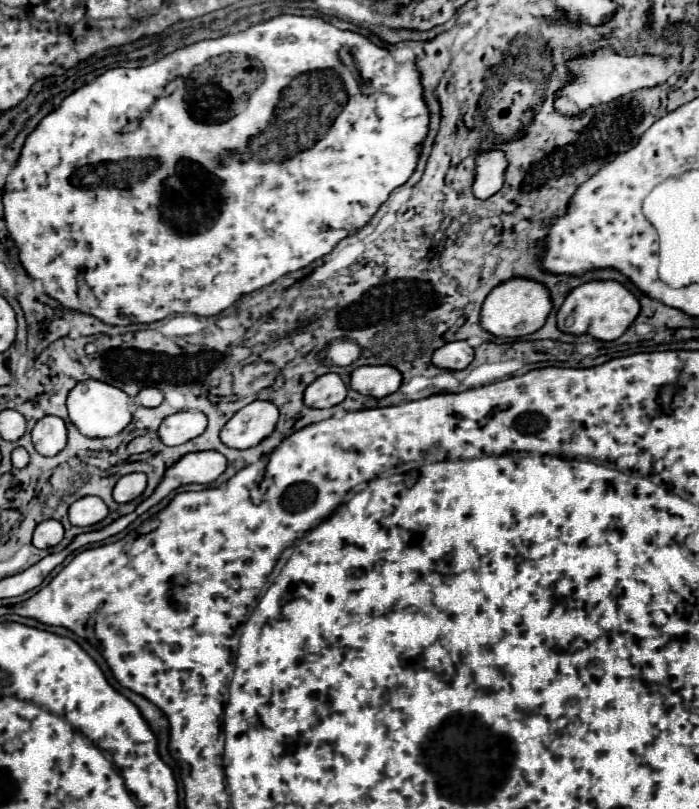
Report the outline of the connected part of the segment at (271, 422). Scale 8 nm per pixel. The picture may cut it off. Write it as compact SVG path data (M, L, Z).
M251 402L241 408L221 430L221 442L229 448L245 450L267 438L279 418L279 410L271 402Z

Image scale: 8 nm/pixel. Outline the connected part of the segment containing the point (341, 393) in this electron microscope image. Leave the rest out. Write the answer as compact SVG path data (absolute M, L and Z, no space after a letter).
M323 374L311 382L305 390L305 406L309 408L333 408L347 396L347 388L339 374Z

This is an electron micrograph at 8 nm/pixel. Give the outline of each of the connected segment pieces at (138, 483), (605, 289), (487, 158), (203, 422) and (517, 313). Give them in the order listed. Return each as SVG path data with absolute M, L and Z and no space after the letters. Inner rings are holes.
M133 472L133 474L125 474L117 480L115 488L113 488L113 500L123 504L123 502L131 502L135 500L143 490L145 490L147 478L141 472Z
M591 280L569 292L559 314L557 326L567 334L589 334L597 340L617 340L639 314L639 300L615 280Z
M485 152L483 156L477 158L477 168L475 168L475 184L473 184L473 194L477 198L489 198L493 196L499 186L503 186L503 170L507 166L507 160L503 152Z
M183 410L183 412L167 416L161 422L159 438L167 446L177 446L199 436L205 428L207 428L207 416L203 412Z
M509 278L495 286L483 302L481 326L499 338L519 338L539 330L553 308L551 292L545 284L529 278Z

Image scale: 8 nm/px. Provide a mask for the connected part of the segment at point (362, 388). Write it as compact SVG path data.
M359 366L351 374L351 388L359 394L383 398L399 390L403 376L393 366Z

